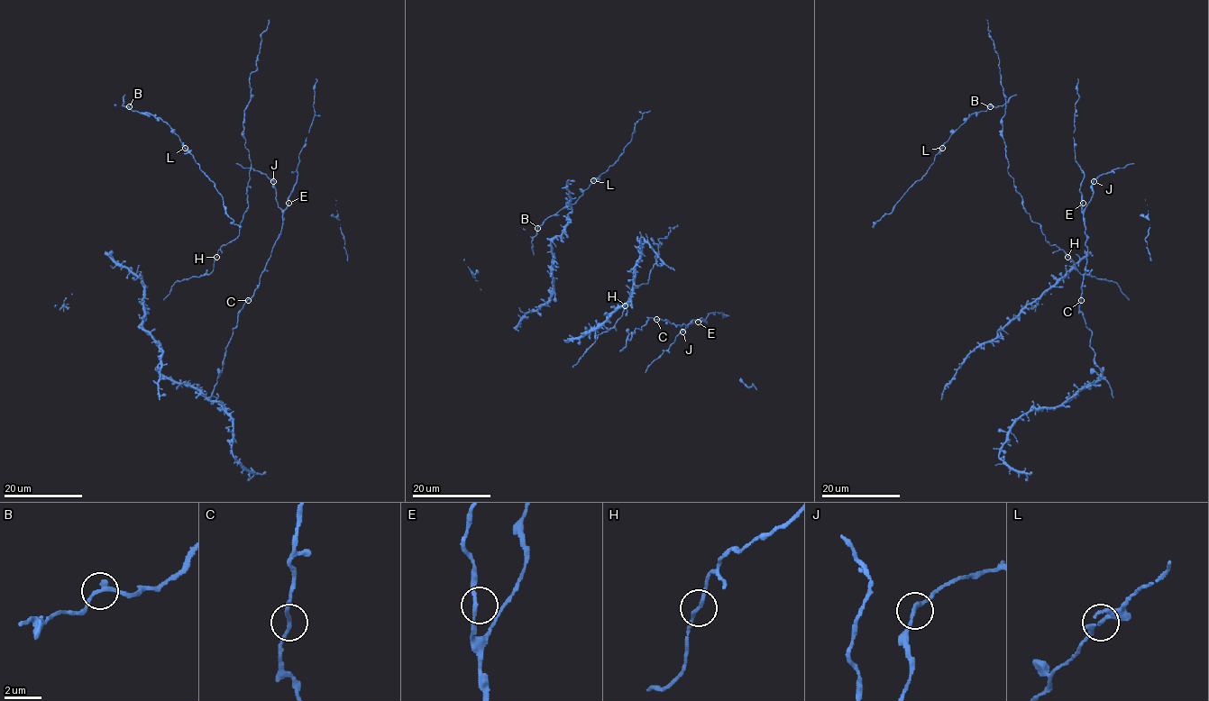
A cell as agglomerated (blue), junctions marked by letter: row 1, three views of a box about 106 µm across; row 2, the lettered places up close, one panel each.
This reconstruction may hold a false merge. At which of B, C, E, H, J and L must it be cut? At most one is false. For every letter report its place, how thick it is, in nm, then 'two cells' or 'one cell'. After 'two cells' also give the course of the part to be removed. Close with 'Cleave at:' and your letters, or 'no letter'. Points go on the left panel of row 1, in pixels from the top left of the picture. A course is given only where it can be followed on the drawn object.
B: at (129, 106); 190 nm thick; one cell
C: at (248, 300); 180 nm thick; one cell
E: at (288, 203); 190 nm thick; one cell
H: at (216, 257); 170 nm thick; one cell
J: at (273, 181); 220 nm thick; one cell
L: at (185, 148); 180 nm thick; one cell
Cleave at: no letter

